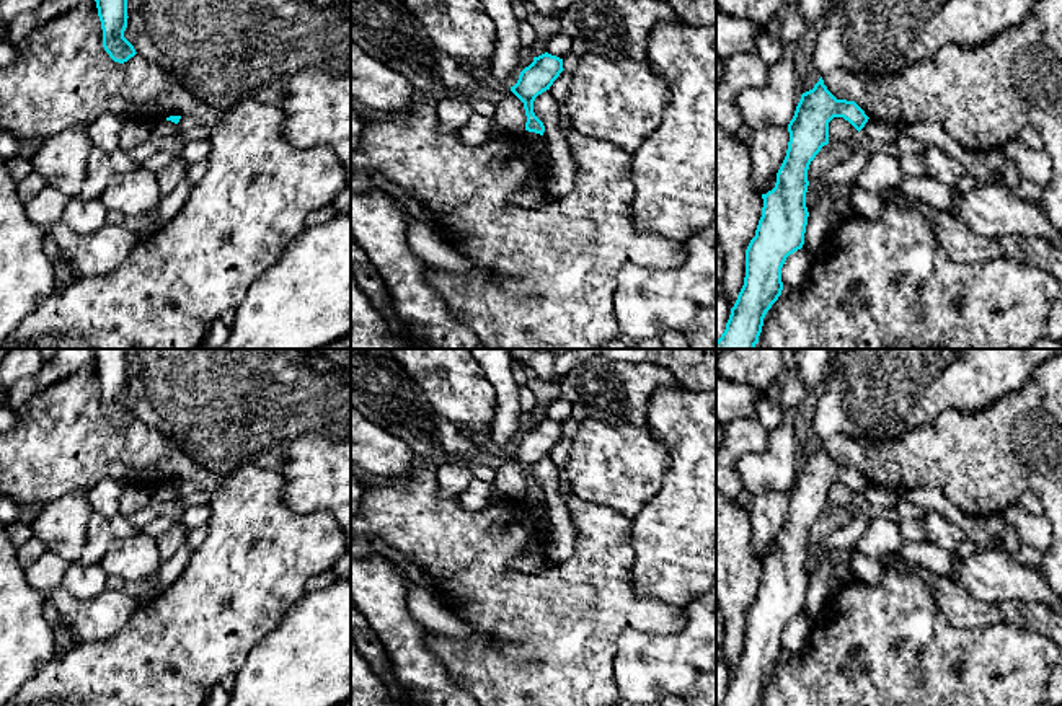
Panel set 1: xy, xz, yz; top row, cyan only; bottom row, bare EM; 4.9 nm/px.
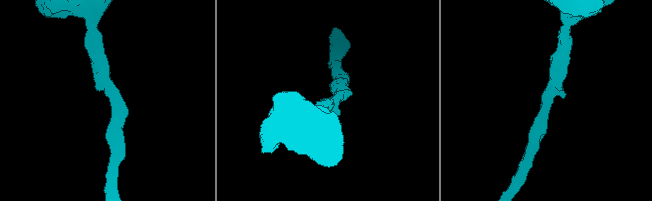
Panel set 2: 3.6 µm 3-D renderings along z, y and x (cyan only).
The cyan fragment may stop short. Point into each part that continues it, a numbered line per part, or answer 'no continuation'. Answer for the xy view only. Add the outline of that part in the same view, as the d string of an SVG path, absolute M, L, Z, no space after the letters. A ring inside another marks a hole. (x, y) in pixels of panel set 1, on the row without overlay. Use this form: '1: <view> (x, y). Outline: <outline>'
no continuation

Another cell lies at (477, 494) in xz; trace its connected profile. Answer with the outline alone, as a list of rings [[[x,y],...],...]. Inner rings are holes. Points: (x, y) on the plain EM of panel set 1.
[[[473,478],[457,501],[467,512],[476,512],[489,504],[491,494],[491,484]]]

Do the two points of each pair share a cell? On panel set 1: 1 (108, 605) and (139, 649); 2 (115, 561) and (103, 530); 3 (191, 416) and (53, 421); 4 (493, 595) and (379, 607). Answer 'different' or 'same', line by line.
1: different
2: different
3: different
4: different

